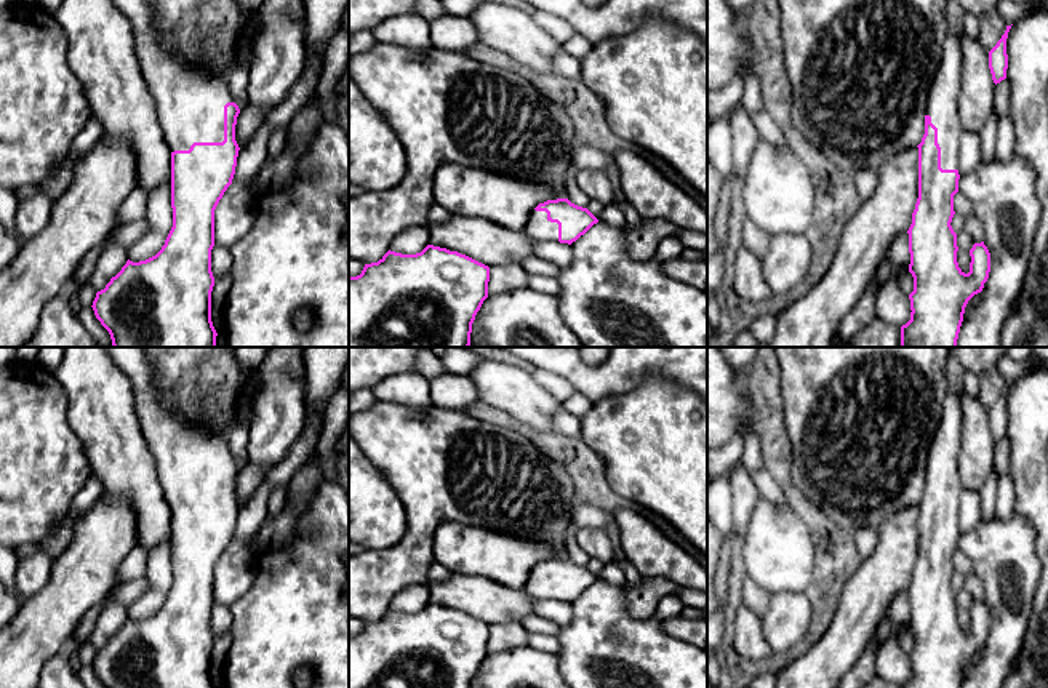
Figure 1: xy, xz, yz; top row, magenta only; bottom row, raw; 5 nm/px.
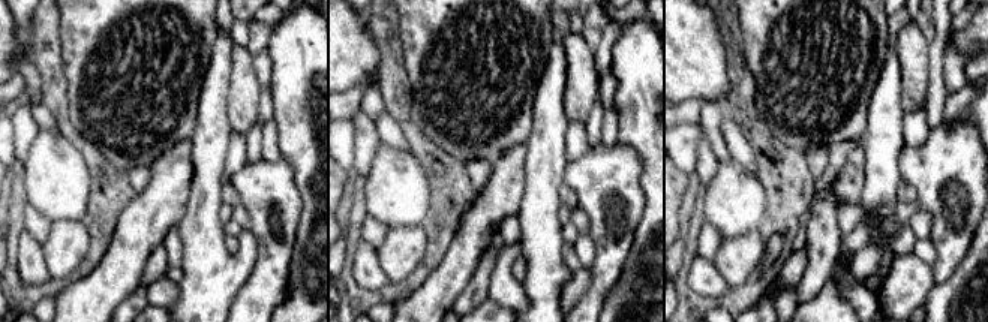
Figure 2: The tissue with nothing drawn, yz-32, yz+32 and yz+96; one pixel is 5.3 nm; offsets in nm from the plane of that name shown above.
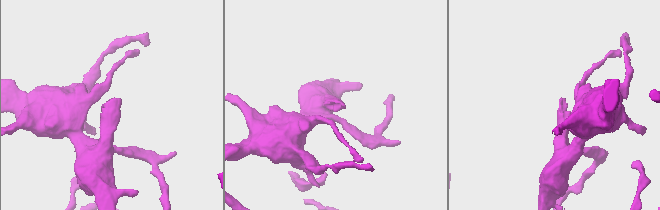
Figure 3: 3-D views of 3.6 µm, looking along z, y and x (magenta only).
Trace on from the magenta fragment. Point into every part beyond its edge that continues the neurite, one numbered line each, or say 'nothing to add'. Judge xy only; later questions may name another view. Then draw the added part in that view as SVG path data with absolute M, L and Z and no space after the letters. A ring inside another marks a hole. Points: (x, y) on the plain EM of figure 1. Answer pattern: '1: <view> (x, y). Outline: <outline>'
1: xy (189, 460). Outline: M144 347L104 349L133 384L134 411L155 459L157 475L170 509L189 509L194 501L222 501L224 464L235 461L242 470L246 466L246 458L243 464L235 459L230 453L227 435L200 429L178 416L154 365L146 357Z

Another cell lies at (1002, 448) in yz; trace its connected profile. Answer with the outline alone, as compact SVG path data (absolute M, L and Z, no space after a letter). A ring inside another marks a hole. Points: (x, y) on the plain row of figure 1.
M1008 437L995 443L994 470L1000 477L1010 472L1010 440Z

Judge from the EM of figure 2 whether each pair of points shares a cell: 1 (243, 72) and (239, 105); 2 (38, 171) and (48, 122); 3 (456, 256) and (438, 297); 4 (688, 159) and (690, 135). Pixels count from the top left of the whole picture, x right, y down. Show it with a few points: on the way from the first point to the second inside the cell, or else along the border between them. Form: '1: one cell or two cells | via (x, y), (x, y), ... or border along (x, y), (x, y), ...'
1: one cell | via (243, 80), (243, 98)
2: two cells | border along (39, 128), (60, 134)
3: one cell | via (456, 267), (443, 286)
4: one cell | via (688, 153), (688, 141)

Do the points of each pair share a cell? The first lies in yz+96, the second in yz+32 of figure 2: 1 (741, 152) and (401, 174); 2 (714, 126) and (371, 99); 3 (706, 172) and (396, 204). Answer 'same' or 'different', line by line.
1: different
2: same
3: different

